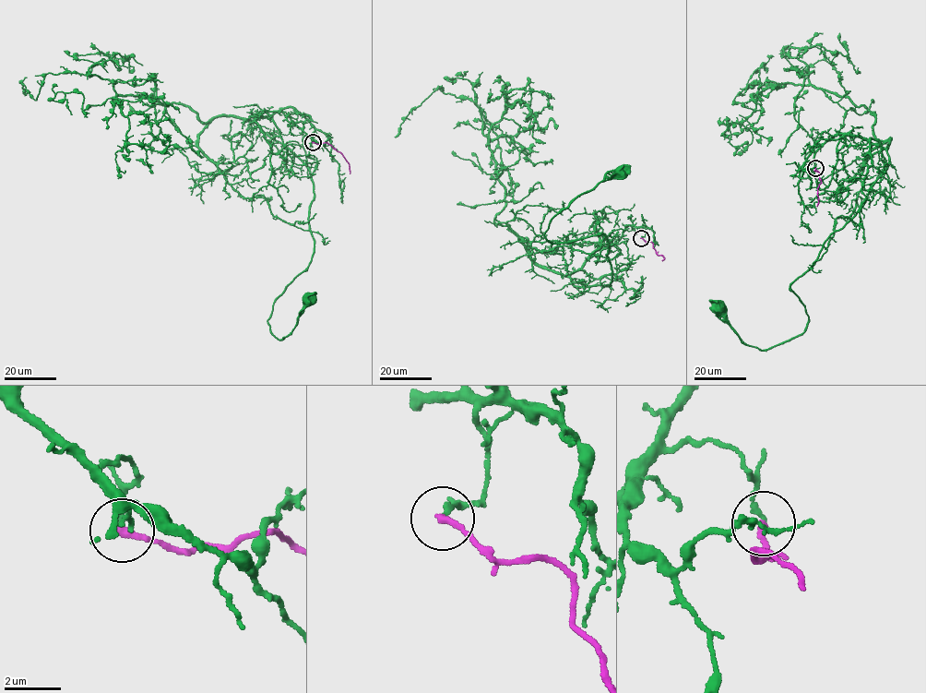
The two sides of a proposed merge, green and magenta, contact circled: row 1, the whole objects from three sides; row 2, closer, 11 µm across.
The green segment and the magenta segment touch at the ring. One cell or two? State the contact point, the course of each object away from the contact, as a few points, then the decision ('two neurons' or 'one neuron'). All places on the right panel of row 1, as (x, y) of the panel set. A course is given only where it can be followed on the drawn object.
(815, 168) | green via (815, 168), (813, 146), (846, 135), (888, 157), (853, 218), (791, 284), (806, 328), (761, 350), (718, 307) | magenta via (815, 168), (821, 183), (817, 189), (817, 207) | two neurons

